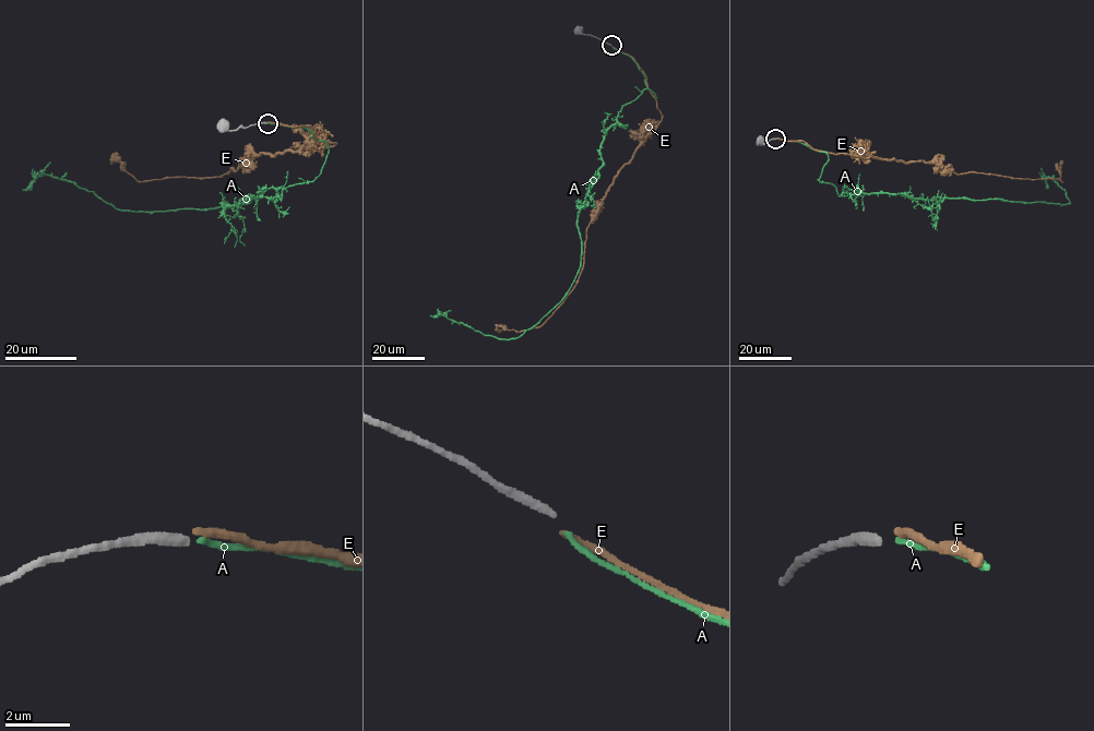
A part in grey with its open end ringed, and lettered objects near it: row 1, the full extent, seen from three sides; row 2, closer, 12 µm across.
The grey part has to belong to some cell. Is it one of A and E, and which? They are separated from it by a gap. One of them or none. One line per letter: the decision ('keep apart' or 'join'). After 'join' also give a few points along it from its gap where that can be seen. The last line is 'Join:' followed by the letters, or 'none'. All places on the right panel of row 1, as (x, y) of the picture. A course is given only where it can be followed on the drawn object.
A: keep apart
E: keep apart
Join: none

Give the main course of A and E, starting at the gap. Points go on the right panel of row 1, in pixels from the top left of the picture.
A: (776, 139), (824, 152), (819, 181), (839, 195), (1070, 203), (1050, 177), (1046, 188)
E: (776, 138), (801, 141), (832, 154), (937, 162), (959, 174), (1061, 181), (1057, 167), (1061, 160)

